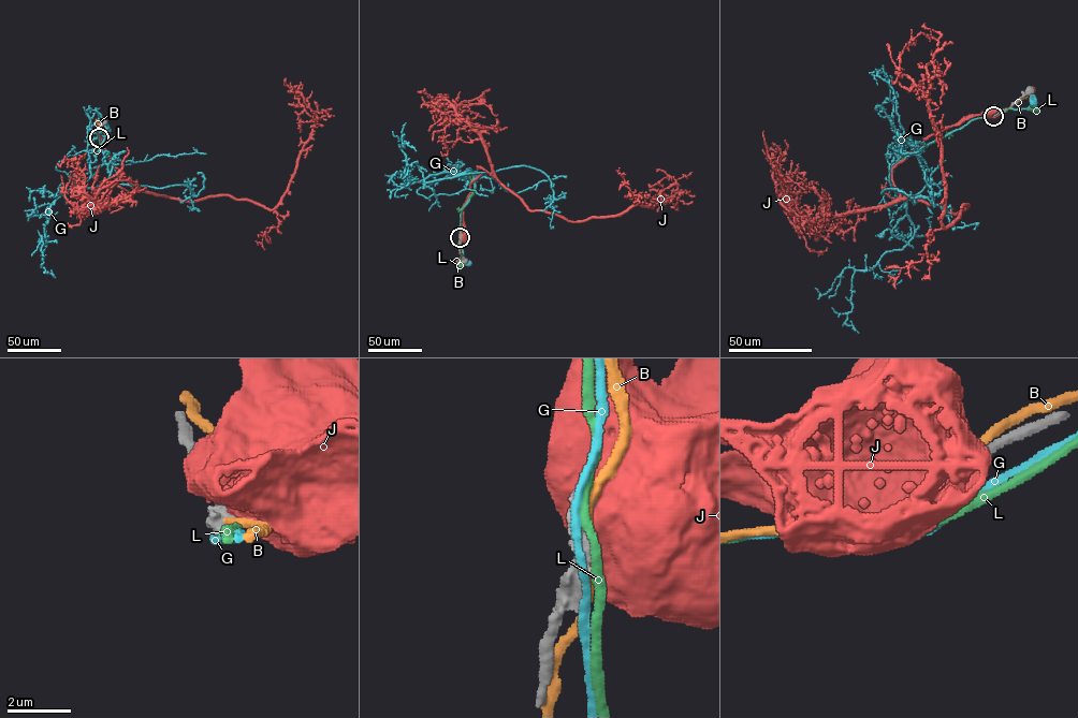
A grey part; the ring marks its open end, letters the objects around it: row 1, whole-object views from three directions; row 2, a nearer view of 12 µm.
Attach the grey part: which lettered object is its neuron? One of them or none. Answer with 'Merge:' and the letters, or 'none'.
Merge: none

